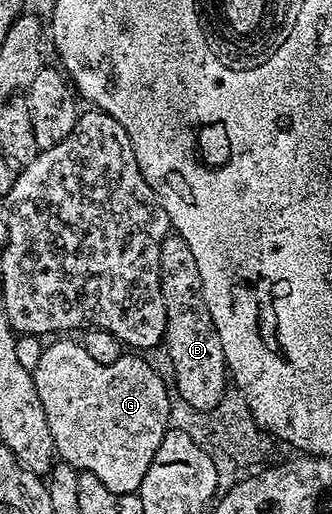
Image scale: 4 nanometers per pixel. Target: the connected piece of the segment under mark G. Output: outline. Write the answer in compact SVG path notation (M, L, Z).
M70 339L55 340L58 341L55 345L47 344L40 355L40 363L32 371L36 395L40 395L57 456L76 470L96 475L108 491L137 493L144 471L148 471L152 455L156 455L156 447L160 447L172 421L171 390L168 385L166 390L161 375L148 362L141 361L138 358L141 356L118 357L111 365L101 365L84 346L66 340Z

